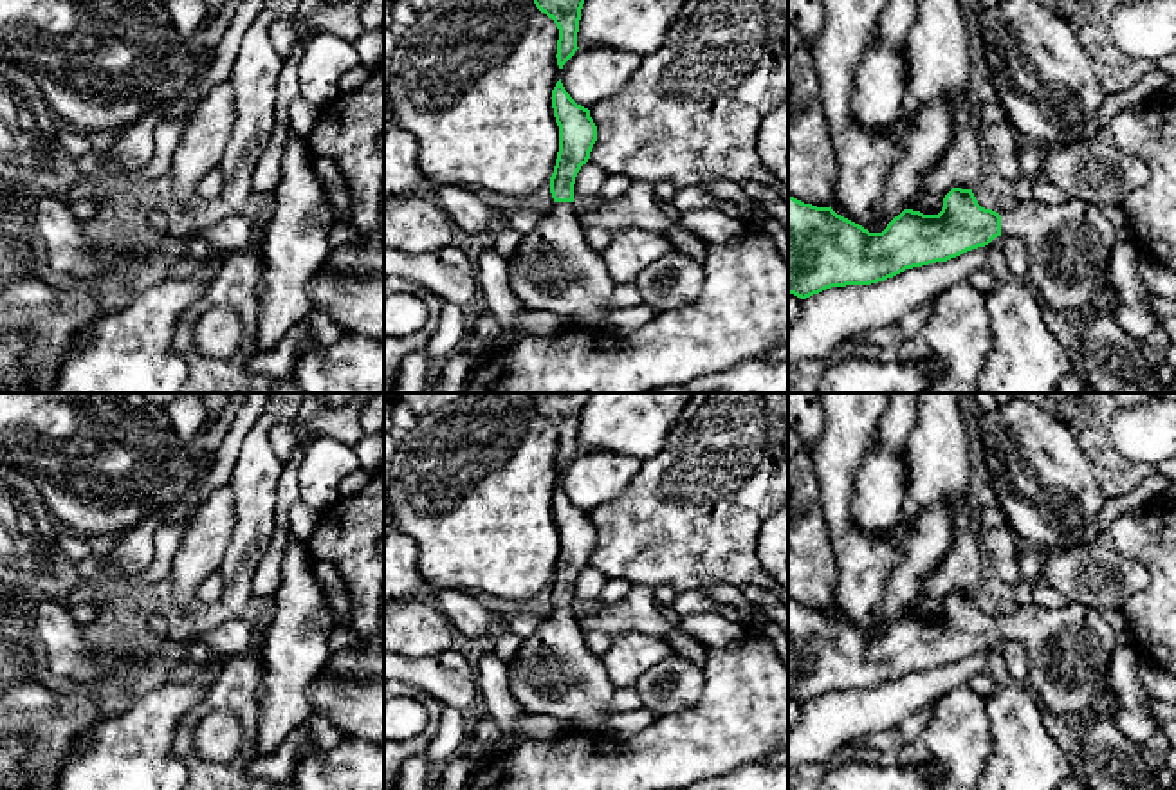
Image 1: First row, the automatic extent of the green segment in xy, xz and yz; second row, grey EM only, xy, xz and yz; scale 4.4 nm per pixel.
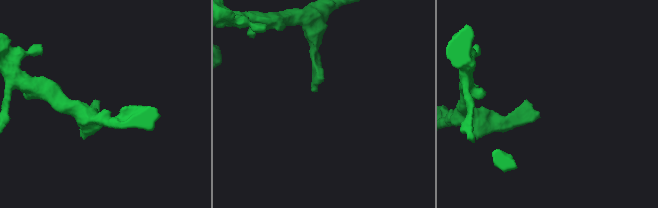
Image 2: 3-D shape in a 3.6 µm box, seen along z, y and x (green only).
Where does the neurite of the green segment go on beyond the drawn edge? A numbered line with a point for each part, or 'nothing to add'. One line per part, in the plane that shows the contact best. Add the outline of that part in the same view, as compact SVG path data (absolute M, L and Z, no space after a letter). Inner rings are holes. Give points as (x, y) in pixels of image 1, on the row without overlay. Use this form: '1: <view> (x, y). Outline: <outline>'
1: yz (1068, 650). Outline: M1080 602L1057 610L1030 604L999 620L1001 638L1024 648L1028 682L1052 712L1084 723L1107 709L1107 669L1118 640L1100 610Z

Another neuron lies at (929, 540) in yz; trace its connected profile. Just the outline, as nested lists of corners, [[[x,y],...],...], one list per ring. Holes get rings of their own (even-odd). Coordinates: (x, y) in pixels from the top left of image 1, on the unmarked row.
[[[949,501],[923,510],[905,539],[900,563],[886,584],[886,595],[877,608],[878,620],[864,629],[882,637],[898,620],[920,592],[922,577],[933,572],[949,554],[954,541],[954,516]]]

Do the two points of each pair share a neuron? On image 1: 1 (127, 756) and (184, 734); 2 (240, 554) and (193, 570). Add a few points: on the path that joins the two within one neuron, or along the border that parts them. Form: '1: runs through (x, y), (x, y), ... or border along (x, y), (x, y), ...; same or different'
1: border along (197, 706), (174, 734), (174, 753), (186, 771); different
2: border along (235, 518), (229, 545), (217, 569); different

